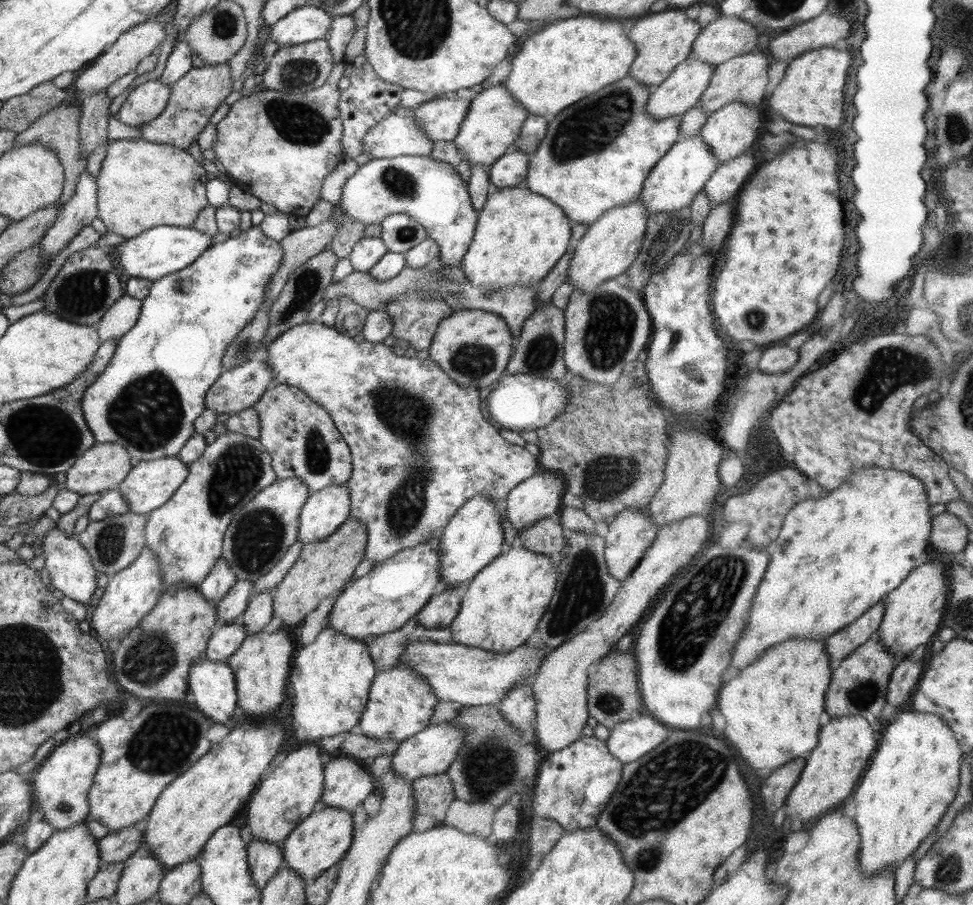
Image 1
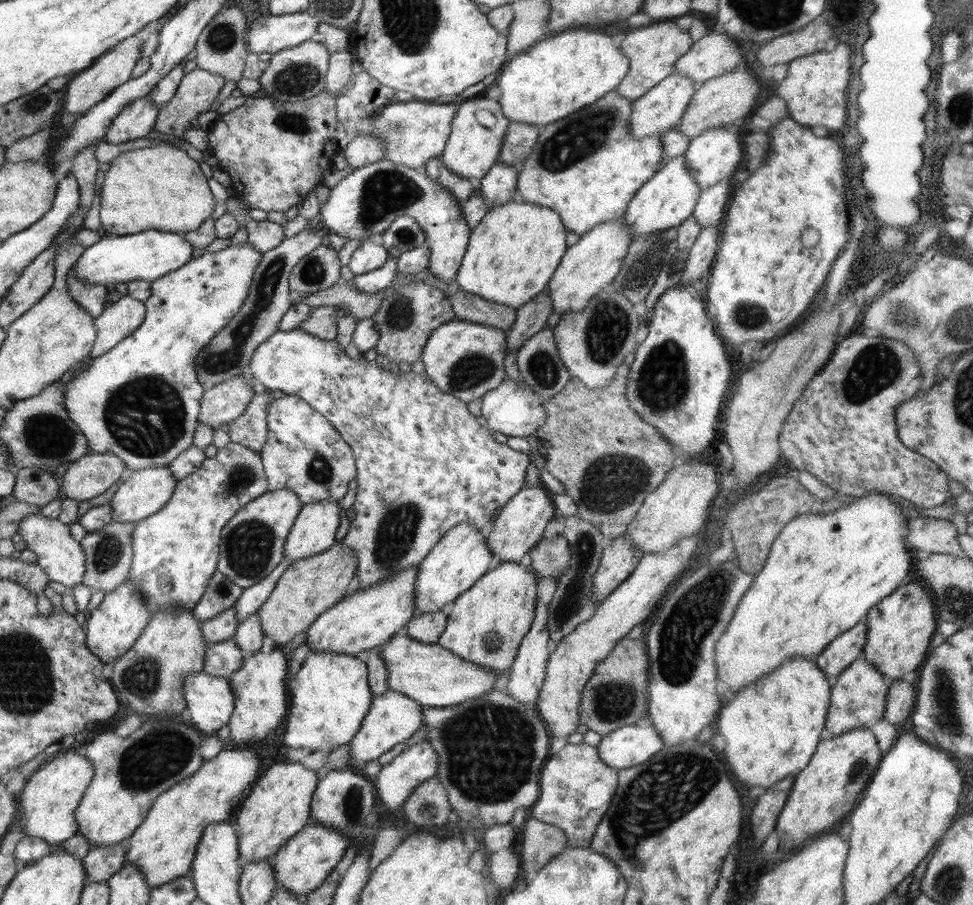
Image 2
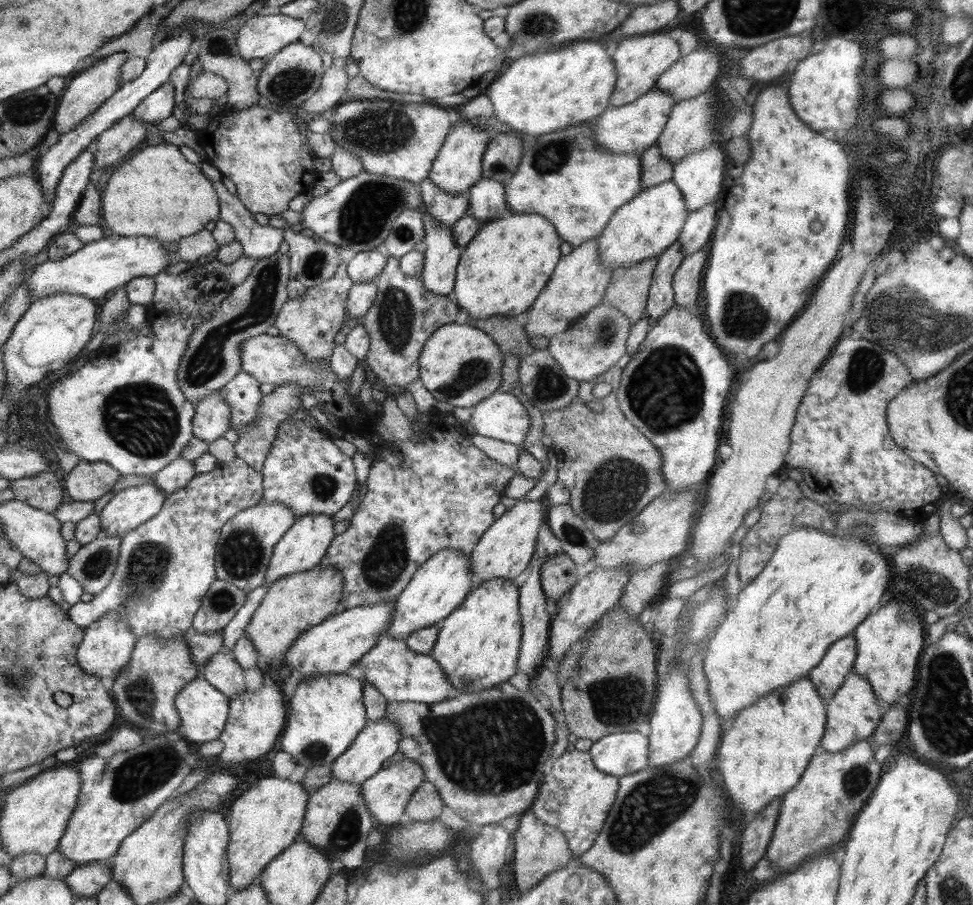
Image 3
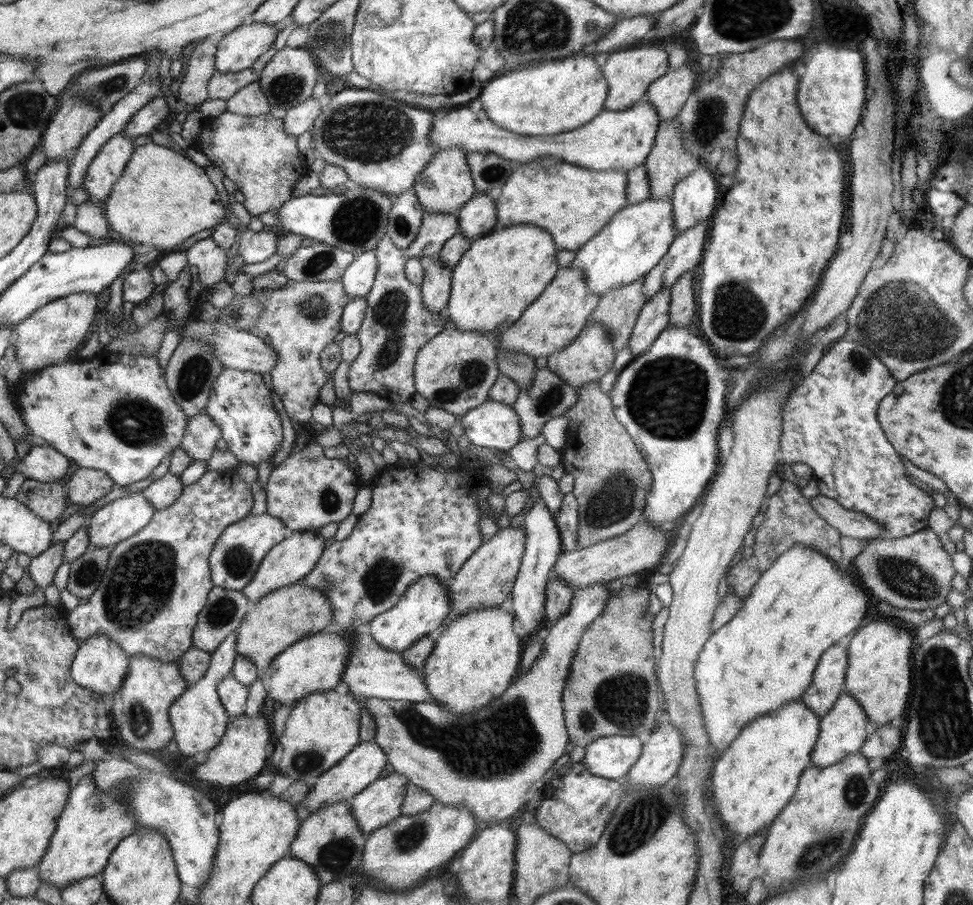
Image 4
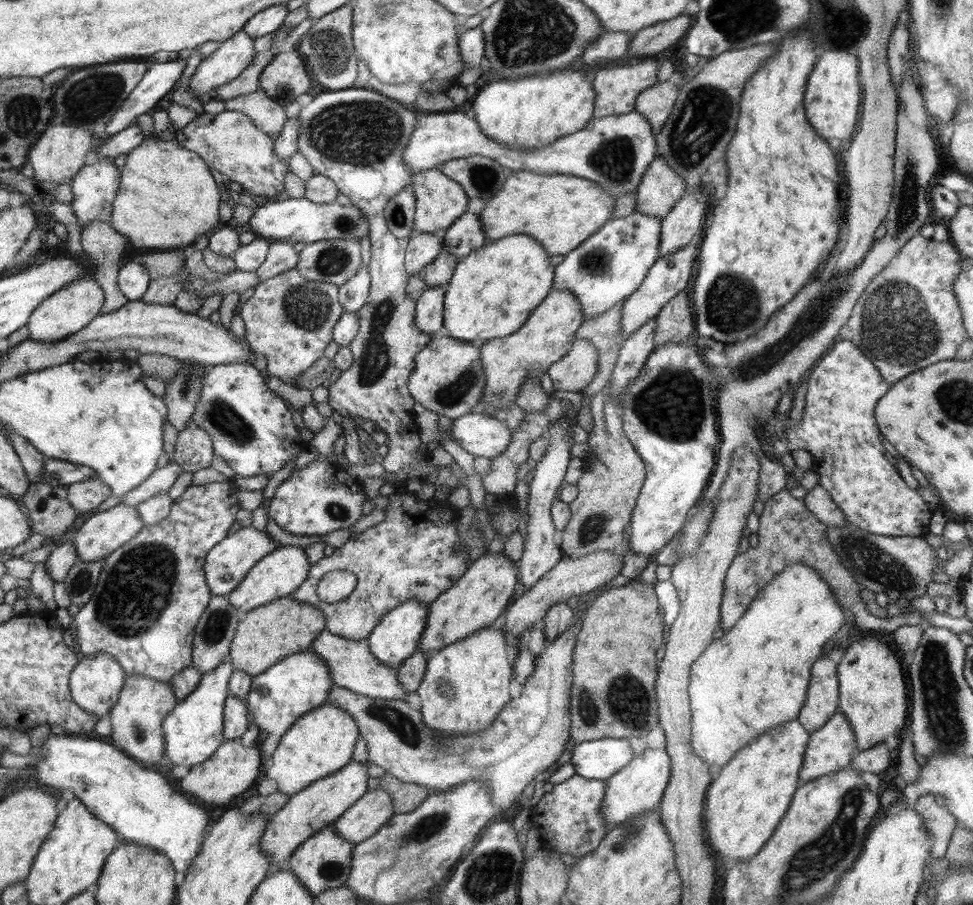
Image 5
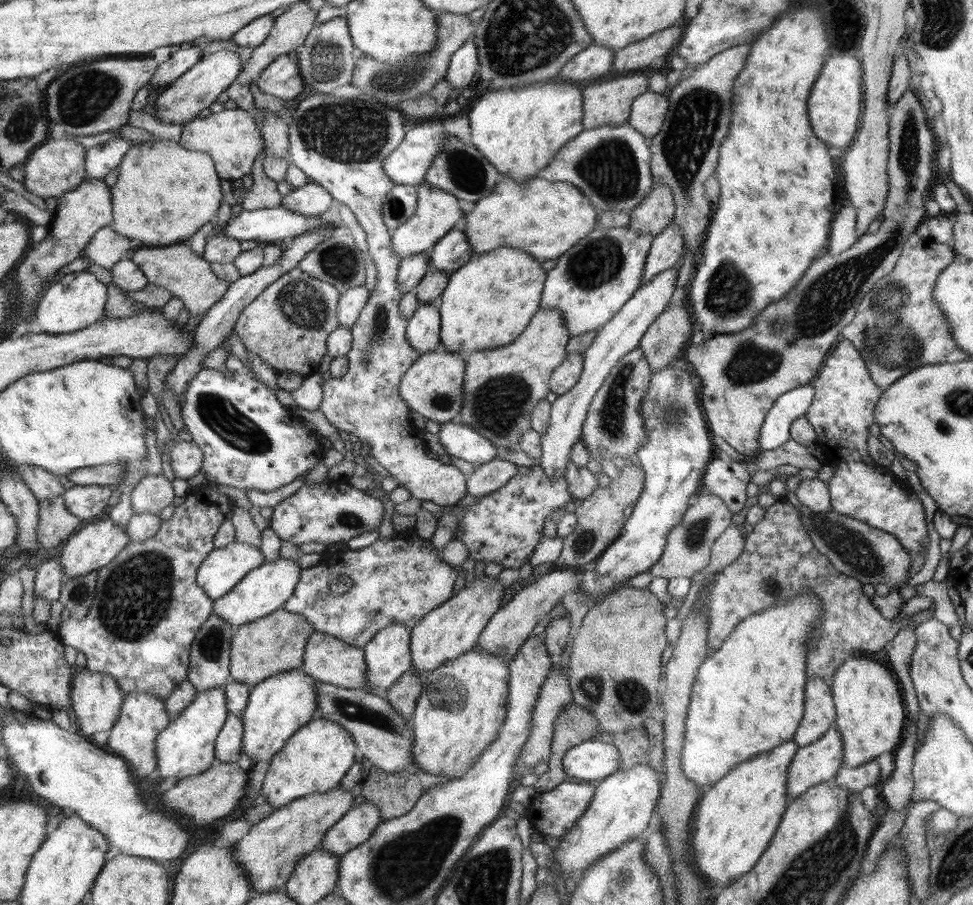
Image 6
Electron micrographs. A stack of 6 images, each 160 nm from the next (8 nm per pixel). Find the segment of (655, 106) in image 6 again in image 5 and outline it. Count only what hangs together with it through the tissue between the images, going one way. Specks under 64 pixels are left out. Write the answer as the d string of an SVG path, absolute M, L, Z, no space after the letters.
M666 80L657 82L636 97L635 111L650 123L652 135L656 136L662 131L678 95L679 86Z

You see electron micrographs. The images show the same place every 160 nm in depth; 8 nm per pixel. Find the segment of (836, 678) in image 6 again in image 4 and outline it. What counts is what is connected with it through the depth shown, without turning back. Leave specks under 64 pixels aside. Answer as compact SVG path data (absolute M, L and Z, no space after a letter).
M874 620L860 627L847 646L847 669L844 690L853 696L872 720L872 729L859 750L871 764L881 764L900 750L904 728L896 729L891 722L901 716L912 684L912 655L917 644L907 629L896 627L888 620Z

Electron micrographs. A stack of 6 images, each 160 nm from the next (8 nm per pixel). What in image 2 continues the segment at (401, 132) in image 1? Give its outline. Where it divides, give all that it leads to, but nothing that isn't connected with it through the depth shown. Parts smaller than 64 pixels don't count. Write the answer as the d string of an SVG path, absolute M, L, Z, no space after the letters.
M360 134L349 140L343 153L348 166L356 169L382 160L385 150L379 136Z

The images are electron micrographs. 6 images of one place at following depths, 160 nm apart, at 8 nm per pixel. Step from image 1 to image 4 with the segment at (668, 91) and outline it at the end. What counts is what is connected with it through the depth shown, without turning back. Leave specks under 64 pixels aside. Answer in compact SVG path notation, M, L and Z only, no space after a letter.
M645 99L626 110L602 110L590 122L570 132L541 137L528 137L512 133L492 123L483 111L472 112L470 108L432 111L432 130L429 141L438 151L447 148L461 148L467 154L472 152L493 152L515 165L534 162L539 156L553 156L564 162L591 168L592 170L632 170L645 164L652 152L661 118L656 109Z

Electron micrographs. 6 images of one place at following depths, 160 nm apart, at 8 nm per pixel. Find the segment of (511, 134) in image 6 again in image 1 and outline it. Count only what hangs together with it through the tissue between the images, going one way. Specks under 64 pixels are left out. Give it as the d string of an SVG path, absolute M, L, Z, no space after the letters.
M566 18L535 31L522 44L519 53L512 57L512 70L505 88L509 89L509 93L529 114L553 119L559 112L572 106L572 103L579 102L628 75L636 58L636 47L618 22L604 22L598 18Z

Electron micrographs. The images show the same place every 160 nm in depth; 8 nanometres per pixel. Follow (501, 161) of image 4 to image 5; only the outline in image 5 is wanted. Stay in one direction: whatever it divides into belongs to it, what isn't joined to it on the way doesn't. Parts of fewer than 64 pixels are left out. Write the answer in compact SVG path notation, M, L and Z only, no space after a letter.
M479 154L453 158L438 167L442 174L461 184L469 198L491 198L507 179L501 164Z

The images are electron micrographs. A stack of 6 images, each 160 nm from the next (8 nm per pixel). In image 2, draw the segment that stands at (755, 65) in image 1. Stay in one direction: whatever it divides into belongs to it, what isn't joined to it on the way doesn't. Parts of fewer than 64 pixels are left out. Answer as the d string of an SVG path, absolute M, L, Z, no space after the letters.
M742 65L732 72L711 78L696 87L678 124L679 130L682 130L684 137L692 140L706 133L709 128L721 128L725 124L743 121L743 117L749 114L752 106L756 104L758 92L760 92L758 80Z

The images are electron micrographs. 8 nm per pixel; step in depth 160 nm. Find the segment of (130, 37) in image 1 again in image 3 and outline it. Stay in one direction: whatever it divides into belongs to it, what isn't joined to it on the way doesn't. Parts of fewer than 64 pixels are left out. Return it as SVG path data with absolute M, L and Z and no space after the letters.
M124 52L109 54L102 59L98 59L82 74L72 79L68 88L59 97L57 113L53 118L53 129L58 131L60 135L64 135L72 131L72 129L76 129L82 123L82 120L86 120L87 116L94 114L98 107L102 106L114 94L114 91L119 88L121 68L128 56Z

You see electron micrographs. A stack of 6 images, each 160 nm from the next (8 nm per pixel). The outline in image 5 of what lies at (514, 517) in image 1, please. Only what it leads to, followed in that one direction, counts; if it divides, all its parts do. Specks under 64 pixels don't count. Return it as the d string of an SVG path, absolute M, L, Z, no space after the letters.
M486 551L469 565L466 572L448 590L439 594L428 605L428 619L425 622L419 648L396 668L400 686L407 694L412 694L419 687L431 653L499 622L509 605L510 596L514 594L518 582L517 574L518 564L512 563L504 553L496 557Z

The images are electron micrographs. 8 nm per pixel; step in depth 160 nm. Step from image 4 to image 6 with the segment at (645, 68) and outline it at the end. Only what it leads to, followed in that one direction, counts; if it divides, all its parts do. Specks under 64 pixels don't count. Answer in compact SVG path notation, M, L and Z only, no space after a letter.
M636 73L587 86L583 91L583 129L624 124L633 100L648 88L648 77Z

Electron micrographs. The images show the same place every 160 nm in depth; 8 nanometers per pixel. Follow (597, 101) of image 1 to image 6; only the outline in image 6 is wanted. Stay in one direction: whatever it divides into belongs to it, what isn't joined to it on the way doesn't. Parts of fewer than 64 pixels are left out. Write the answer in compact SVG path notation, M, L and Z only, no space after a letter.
M504 175L498 180L496 188L494 187L488 196L477 200L474 209L465 215L466 226L463 231L474 255L490 252L501 246L509 246L523 250L541 262L558 258L581 238L590 234L599 226L598 213L598 210L591 205L589 198L570 182L550 182L538 176L533 176L526 182L516 182L513 178Z

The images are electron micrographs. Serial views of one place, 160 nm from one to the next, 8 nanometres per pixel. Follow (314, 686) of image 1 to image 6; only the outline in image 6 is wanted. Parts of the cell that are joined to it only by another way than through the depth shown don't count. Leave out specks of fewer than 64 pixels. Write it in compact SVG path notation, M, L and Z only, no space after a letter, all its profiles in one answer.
M313 718L299 728L269 761L262 786L267 791L267 802L278 809L309 794L326 794L339 786L358 758L356 743L343 726L325 718Z

